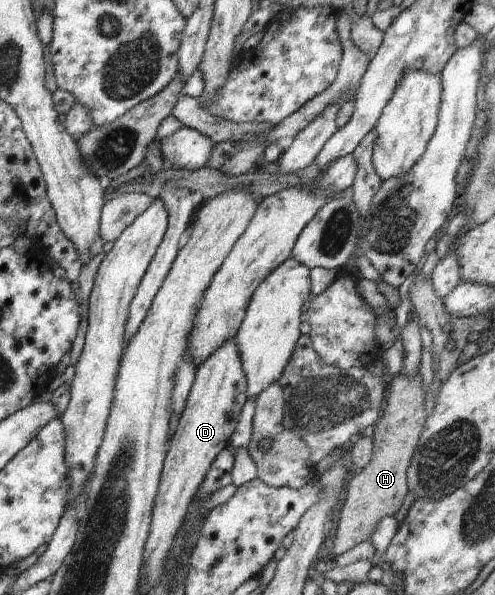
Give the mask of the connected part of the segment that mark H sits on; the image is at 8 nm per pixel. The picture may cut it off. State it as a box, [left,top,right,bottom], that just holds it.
[333,375,429,558]

